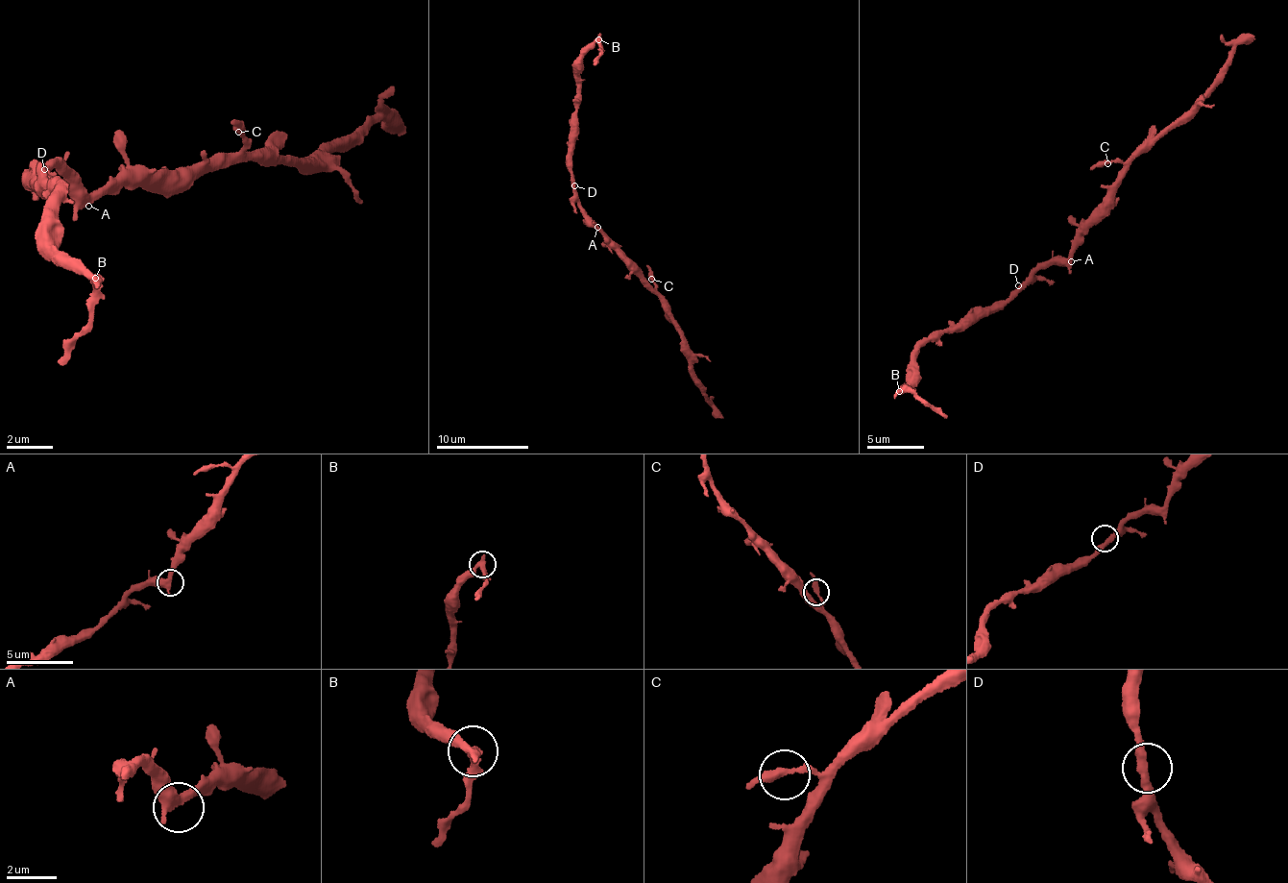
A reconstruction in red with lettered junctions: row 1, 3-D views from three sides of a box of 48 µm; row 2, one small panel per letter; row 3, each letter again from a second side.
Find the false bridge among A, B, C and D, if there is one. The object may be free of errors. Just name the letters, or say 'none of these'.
B

